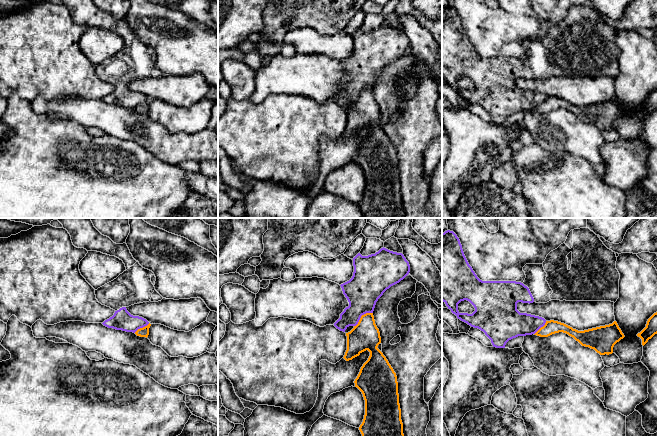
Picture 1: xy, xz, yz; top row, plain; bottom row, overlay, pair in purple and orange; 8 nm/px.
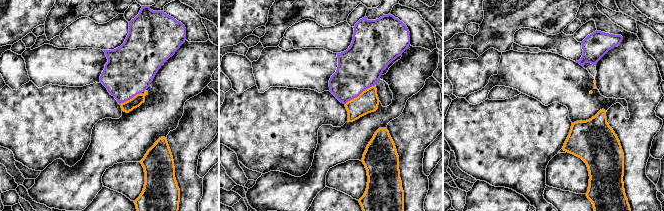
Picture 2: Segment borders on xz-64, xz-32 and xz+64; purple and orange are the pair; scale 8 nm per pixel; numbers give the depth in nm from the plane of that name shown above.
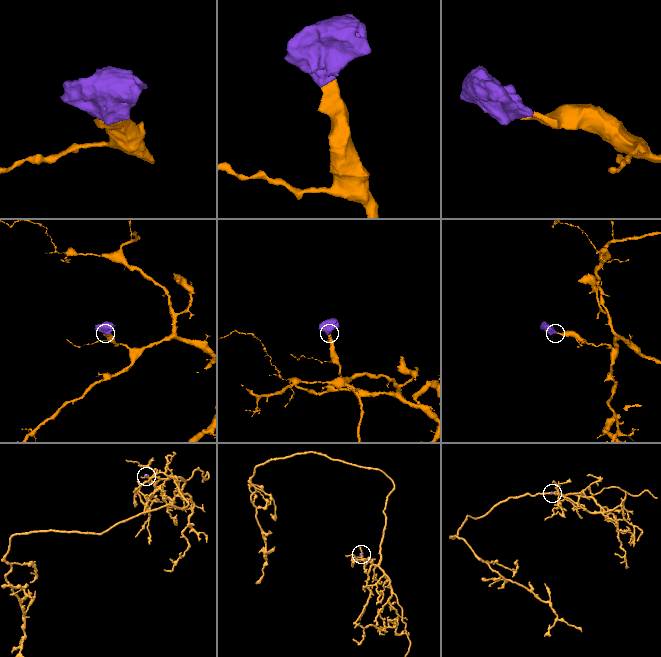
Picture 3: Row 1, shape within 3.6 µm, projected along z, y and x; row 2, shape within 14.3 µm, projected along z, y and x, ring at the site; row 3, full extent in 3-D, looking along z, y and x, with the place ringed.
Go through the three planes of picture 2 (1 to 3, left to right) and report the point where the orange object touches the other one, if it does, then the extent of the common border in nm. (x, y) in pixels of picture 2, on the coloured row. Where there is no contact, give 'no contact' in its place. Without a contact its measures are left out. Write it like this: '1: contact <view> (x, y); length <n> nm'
1: contact xz-64 (130, 98); length 190 nm
2: contact xz-32 (359, 94); length 280 nm
3: no contact

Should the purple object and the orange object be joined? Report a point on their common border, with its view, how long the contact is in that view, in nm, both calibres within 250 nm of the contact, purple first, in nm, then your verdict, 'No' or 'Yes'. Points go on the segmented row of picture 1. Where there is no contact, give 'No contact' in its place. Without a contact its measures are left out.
Touches purple at xz (361, 315). Shared border 190 nm. Thickness 280 nm (purple) against 220 nm. No

